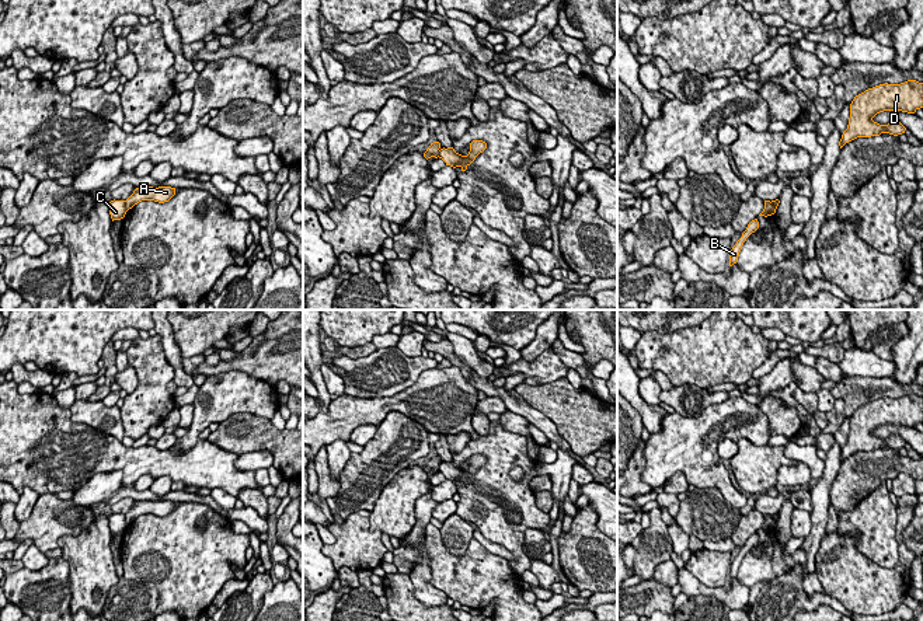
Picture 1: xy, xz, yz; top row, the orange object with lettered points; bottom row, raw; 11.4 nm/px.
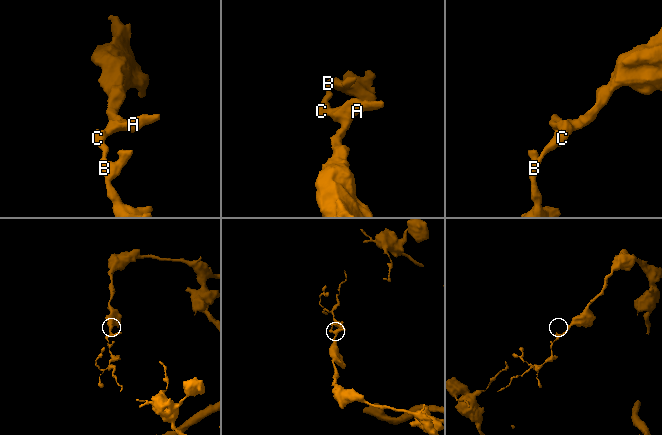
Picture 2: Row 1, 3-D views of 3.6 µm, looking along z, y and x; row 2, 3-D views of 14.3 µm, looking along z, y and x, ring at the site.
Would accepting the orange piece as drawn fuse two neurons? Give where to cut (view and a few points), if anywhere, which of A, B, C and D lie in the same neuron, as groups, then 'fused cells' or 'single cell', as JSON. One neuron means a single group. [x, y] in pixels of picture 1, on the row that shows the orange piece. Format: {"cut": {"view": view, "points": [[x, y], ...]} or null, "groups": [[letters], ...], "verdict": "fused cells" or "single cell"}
{"cut": {"view": "xy", "points": [[124, 201], [128, 209]]}, "groups": [["A", "D"], ["B", "C"]], "verdict": "fused cells"}

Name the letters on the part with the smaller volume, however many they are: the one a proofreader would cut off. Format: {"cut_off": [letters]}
{"cut_off": ["B", "C"]}

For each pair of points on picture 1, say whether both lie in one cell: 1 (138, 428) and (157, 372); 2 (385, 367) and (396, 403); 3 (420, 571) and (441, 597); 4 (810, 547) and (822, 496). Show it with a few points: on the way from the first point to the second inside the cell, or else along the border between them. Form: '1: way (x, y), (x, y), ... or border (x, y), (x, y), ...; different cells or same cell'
1: way (139, 414), (152, 400), (152, 386); same cell
2: border (418, 374), (410, 386), (392, 396), (361, 398); different cells
3: way (421, 578), (421, 582), (434, 595); same cell
4: way (815, 534), (819, 509); same cell

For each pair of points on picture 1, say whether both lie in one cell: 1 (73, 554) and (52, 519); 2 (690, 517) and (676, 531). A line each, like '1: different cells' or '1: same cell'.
1: different cells
2: different cells

